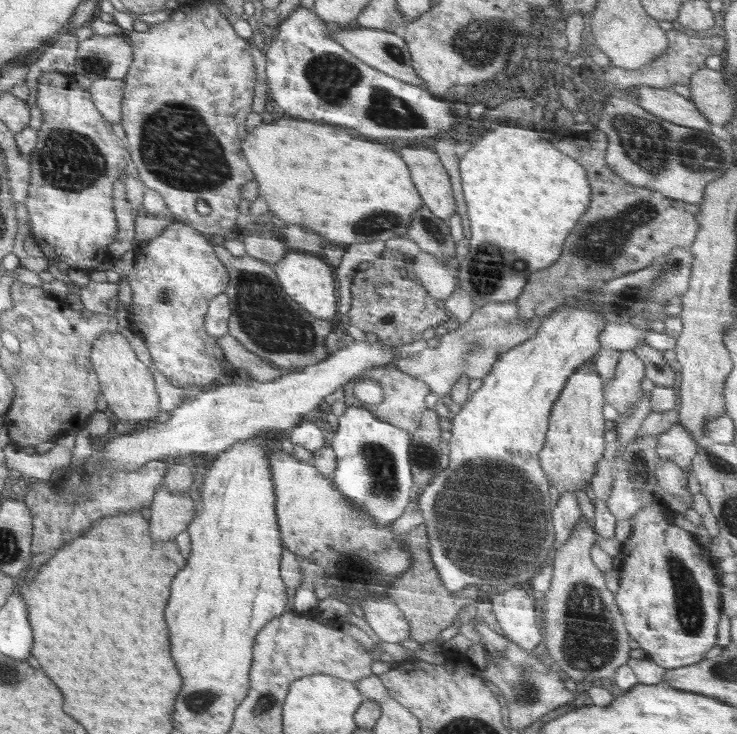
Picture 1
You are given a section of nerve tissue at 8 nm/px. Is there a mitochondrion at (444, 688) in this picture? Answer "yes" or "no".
no

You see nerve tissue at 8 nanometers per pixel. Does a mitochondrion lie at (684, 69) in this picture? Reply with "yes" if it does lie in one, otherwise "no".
no

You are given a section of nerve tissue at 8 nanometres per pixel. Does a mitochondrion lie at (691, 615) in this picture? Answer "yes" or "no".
yes

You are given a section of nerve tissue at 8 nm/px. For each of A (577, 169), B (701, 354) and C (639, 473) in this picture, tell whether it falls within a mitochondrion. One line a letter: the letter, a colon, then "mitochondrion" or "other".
A: other
B: other
C: mitochondrion

